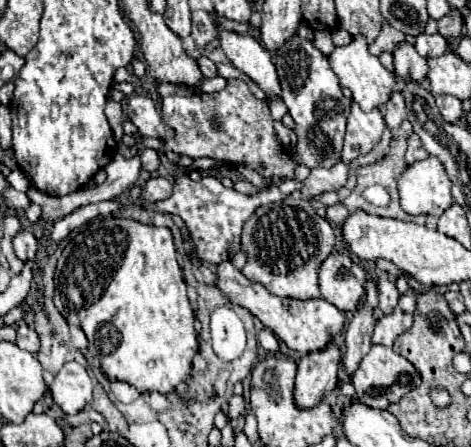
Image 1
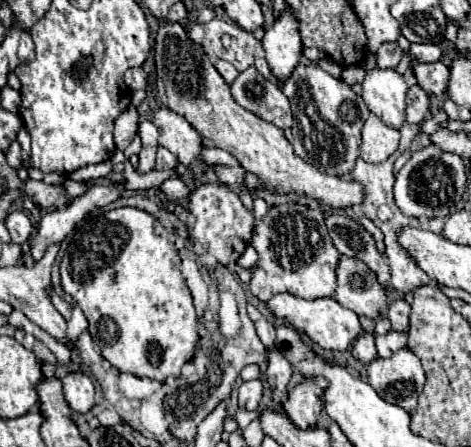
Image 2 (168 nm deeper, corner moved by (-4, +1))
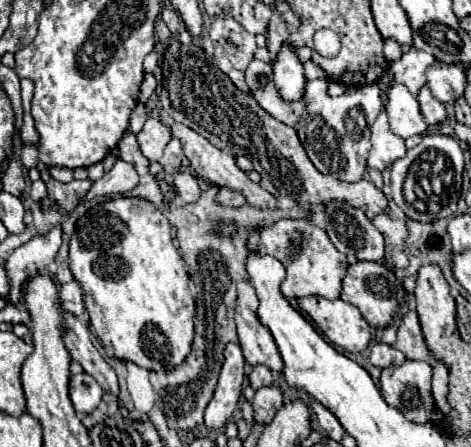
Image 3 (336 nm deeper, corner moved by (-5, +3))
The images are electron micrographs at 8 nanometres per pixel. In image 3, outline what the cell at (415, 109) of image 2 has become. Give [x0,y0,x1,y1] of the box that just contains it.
[417,87,447,125]

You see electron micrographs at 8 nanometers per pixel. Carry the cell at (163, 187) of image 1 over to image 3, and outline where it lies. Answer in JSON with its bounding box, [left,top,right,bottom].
[173,173,199,203]

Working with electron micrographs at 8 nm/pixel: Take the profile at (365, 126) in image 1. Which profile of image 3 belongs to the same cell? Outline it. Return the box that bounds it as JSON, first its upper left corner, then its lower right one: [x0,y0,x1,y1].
[367,111,407,171]

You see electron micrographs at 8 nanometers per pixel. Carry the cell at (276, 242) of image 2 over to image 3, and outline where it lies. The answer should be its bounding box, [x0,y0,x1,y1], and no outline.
[257,219,345,299]

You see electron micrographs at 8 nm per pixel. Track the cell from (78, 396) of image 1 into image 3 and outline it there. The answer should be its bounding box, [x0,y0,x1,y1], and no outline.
[69,373,103,413]

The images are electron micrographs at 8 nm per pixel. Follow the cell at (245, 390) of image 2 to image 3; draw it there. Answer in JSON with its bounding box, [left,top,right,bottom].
[249,365,273,391]

